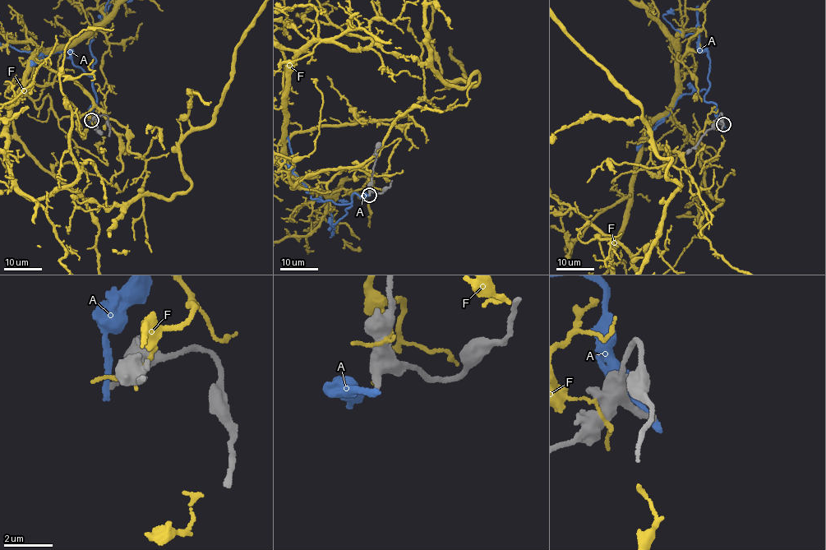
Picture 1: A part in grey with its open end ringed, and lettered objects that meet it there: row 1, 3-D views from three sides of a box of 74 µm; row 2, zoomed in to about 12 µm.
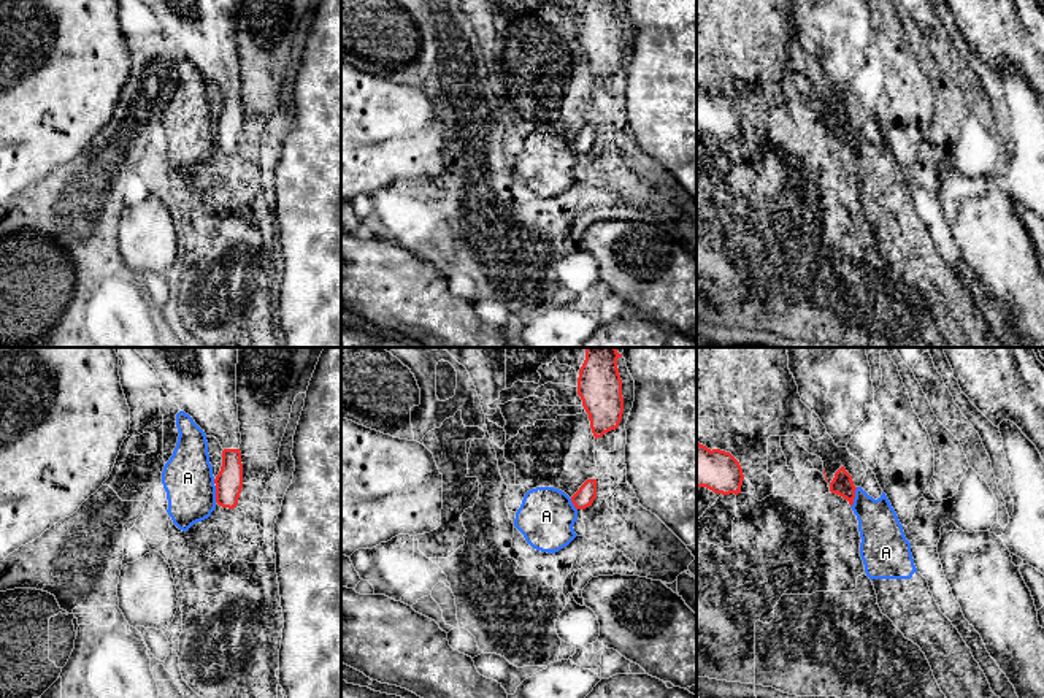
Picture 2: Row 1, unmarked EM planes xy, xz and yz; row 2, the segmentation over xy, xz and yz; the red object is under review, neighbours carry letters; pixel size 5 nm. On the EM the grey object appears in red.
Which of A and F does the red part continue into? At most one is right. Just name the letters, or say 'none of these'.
none of these

